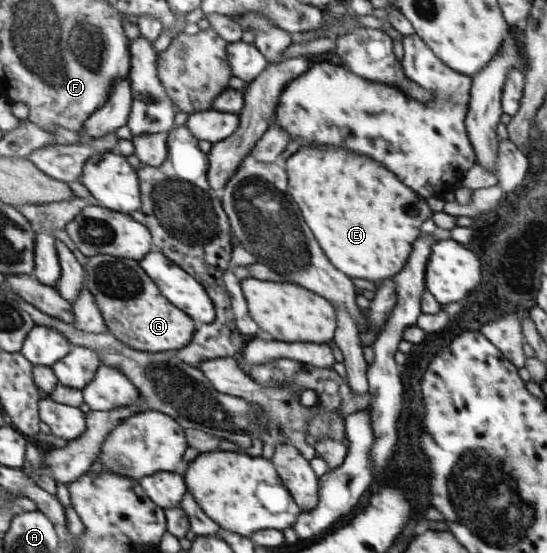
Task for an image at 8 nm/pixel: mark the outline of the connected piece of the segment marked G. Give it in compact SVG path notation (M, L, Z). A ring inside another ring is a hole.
M97 255L90 257L84 269L86 270L85 287L92 290L95 295L101 312L105 314L107 326L115 338L123 340L131 348L157 353L179 352L193 341L199 324L195 324L189 314L173 306L161 294L157 284L141 268L140 261L111 255ZM105 298L109 298L111 308L105 308Z

